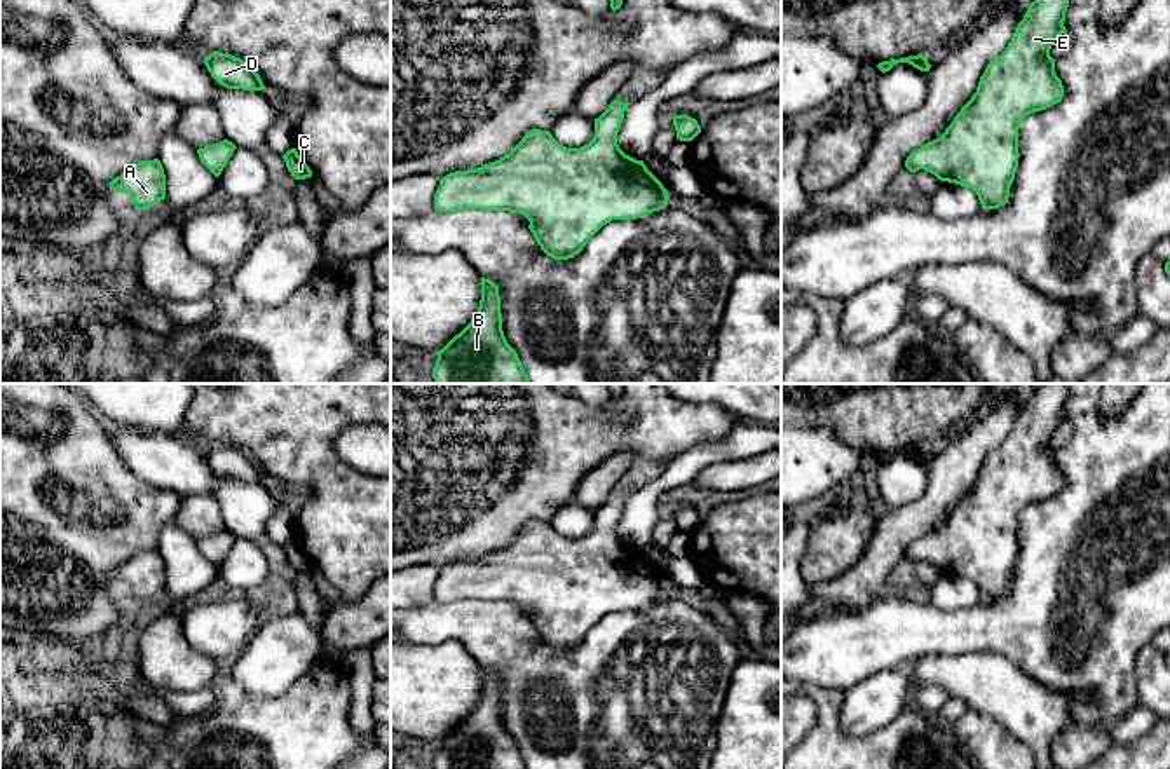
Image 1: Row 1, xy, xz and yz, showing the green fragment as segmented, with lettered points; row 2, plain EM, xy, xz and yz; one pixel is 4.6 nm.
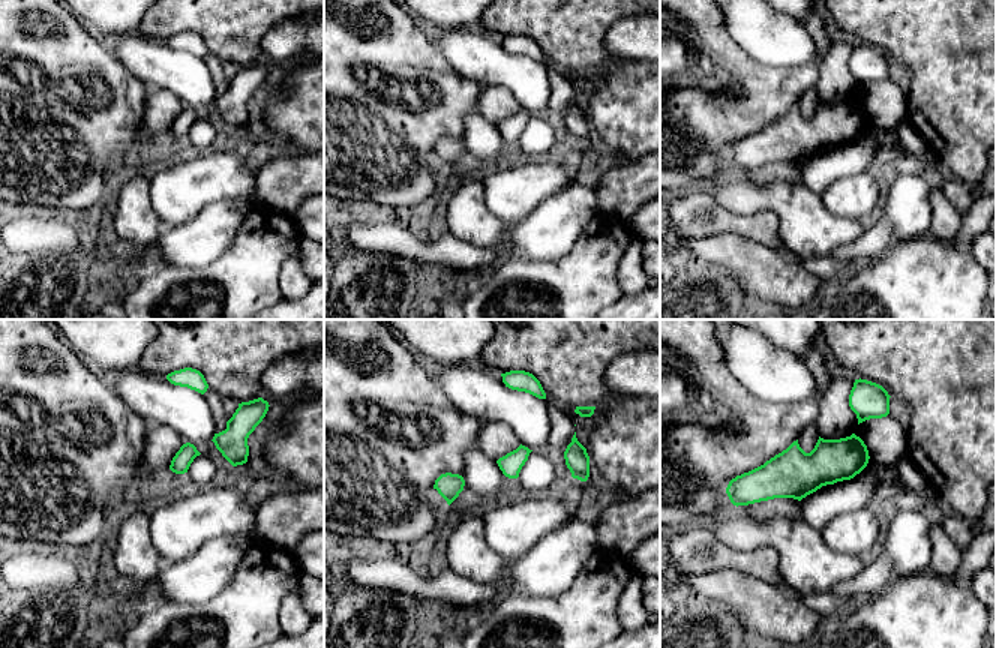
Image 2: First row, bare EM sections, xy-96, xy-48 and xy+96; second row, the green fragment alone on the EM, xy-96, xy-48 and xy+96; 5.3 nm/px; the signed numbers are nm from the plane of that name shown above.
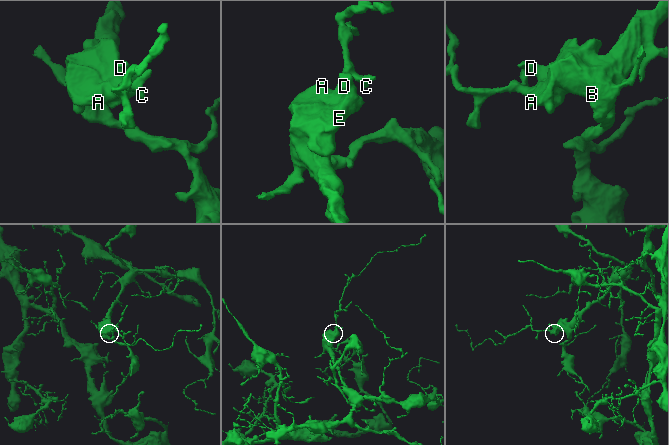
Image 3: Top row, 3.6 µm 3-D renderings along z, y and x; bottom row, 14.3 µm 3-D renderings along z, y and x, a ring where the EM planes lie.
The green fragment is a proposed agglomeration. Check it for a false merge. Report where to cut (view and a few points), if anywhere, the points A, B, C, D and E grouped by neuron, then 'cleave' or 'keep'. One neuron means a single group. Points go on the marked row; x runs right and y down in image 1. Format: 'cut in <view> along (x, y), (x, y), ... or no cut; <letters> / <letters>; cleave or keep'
no cut; A B C D E; keep

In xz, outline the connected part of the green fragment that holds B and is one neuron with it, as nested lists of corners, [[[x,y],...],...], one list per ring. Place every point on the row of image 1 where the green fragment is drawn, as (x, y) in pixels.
[[[481,277],[481,300],[471,323],[441,350],[434,384],[532,384],[502,331],[499,286]]]

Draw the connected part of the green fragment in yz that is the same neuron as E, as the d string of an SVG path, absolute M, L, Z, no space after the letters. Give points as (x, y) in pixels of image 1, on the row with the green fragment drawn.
M1069 0L1029 5L1006 51L987 65L976 92L945 133L907 157L910 173L924 169L940 181L971 188L983 209L1008 202L1020 157L1020 122L1064 98L1050 49L1067 33L1067 7Z

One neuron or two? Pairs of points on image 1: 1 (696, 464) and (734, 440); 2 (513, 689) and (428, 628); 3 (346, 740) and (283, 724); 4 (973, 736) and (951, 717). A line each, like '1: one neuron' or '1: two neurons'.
1: one neuron
2: one neuron
3: one neuron
4: two neurons

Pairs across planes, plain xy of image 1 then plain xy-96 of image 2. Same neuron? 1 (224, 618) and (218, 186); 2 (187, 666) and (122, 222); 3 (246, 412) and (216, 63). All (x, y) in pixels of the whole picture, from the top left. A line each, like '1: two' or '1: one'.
1: one
2: one
3: two

